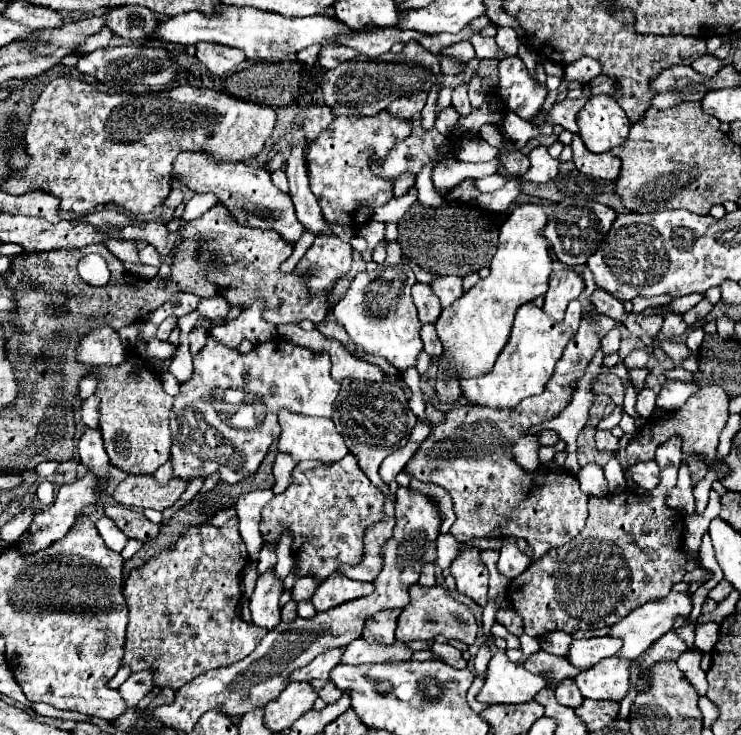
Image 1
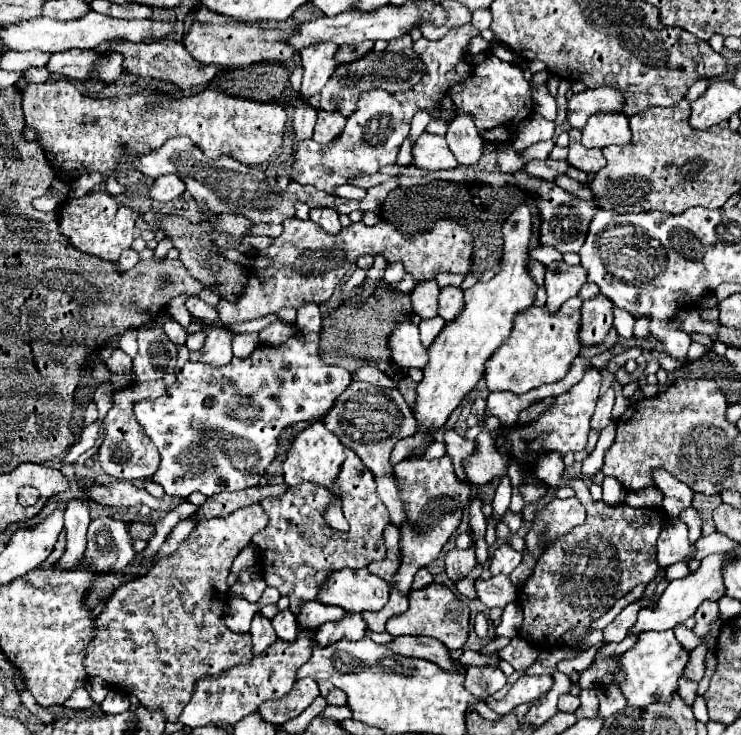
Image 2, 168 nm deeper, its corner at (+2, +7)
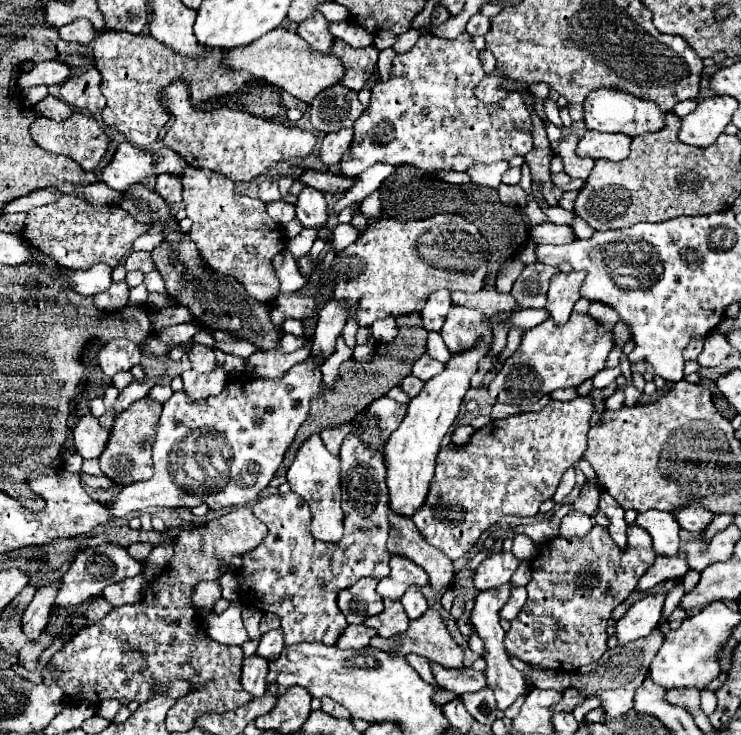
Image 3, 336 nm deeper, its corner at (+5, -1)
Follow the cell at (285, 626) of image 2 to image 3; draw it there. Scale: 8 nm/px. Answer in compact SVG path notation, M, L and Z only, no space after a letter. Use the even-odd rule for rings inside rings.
M272 630L272 632L266 632L266 634L260 638L256 656L262 656L262 658L266 658L266 660L276 660L276 658L280 656L282 648L284 648L282 630Z

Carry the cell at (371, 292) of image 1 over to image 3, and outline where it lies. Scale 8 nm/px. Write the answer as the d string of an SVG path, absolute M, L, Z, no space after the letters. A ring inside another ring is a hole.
M424 354L420 360L414 362L412 370L414 370L414 376L418 376L422 382L428 382L432 376L436 376L436 374L440 374L444 370L444 364L430 358L428 354Z

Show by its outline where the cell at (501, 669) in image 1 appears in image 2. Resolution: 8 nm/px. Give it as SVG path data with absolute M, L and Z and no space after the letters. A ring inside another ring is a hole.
M523 674L507 692L507 696L503 700L495 700L493 696L485 698L485 704L497 712L497 714L507 714L511 712L515 706L519 704L529 704L533 698L537 698L539 694L547 692L553 684L553 678L549 674L541 674L541 676L529 676Z

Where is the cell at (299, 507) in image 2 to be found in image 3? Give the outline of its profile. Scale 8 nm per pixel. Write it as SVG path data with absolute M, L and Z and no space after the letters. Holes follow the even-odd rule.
M378 398L368 406L368 418L376 418L378 420L378 428L380 428L380 444L364 444L364 440L360 438L358 430L360 430L360 422L354 424L354 432L350 432L344 442L342 442L342 450L340 450L340 464L342 464L342 506L344 506L344 536L338 544L326 544L326 542L318 542L312 538L310 534L310 508L306 504L304 498L296 496L294 492L286 492L286 494L278 494L278 496L268 496L258 500L252 506L252 512L258 520L262 520L268 528L268 536L248 554L242 556L242 568L238 578L238 596L240 596L240 604L242 606L254 606L260 612L272 612L280 618L280 630L284 632L284 644L292 646L298 642L324 642L328 646L334 646L340 632L344 632L344 628L348 626L346 618L342 616L338 604L336 604L336 596L340 590L348 588L350 584L354 584L356 580L364 578L364 576L372 576L376 580L382 580L384 576L388 576L390 566L390 552L386 550L386 540L388 540L388 532L390 532L390 522L388 522L388 488L386 488L386 466L384 466L384 458L382 458L382 444L388 440L390 430L388 424L398 426L400 420L404 420L406 416L406 406L398 404L392 398Z

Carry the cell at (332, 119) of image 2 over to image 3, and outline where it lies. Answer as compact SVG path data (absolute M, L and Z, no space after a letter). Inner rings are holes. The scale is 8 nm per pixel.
M352 128L326 134L322 140L322 148L320 148L322 162L328 166L338 164L340 156L344 156L344 152L348 152L348 144L352 144Z

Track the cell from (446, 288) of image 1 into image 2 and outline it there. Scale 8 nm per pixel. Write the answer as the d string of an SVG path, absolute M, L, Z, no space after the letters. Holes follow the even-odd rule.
M445 286L439 294L439 316L443 320L455 320L463 310L463 290L457 286Z

